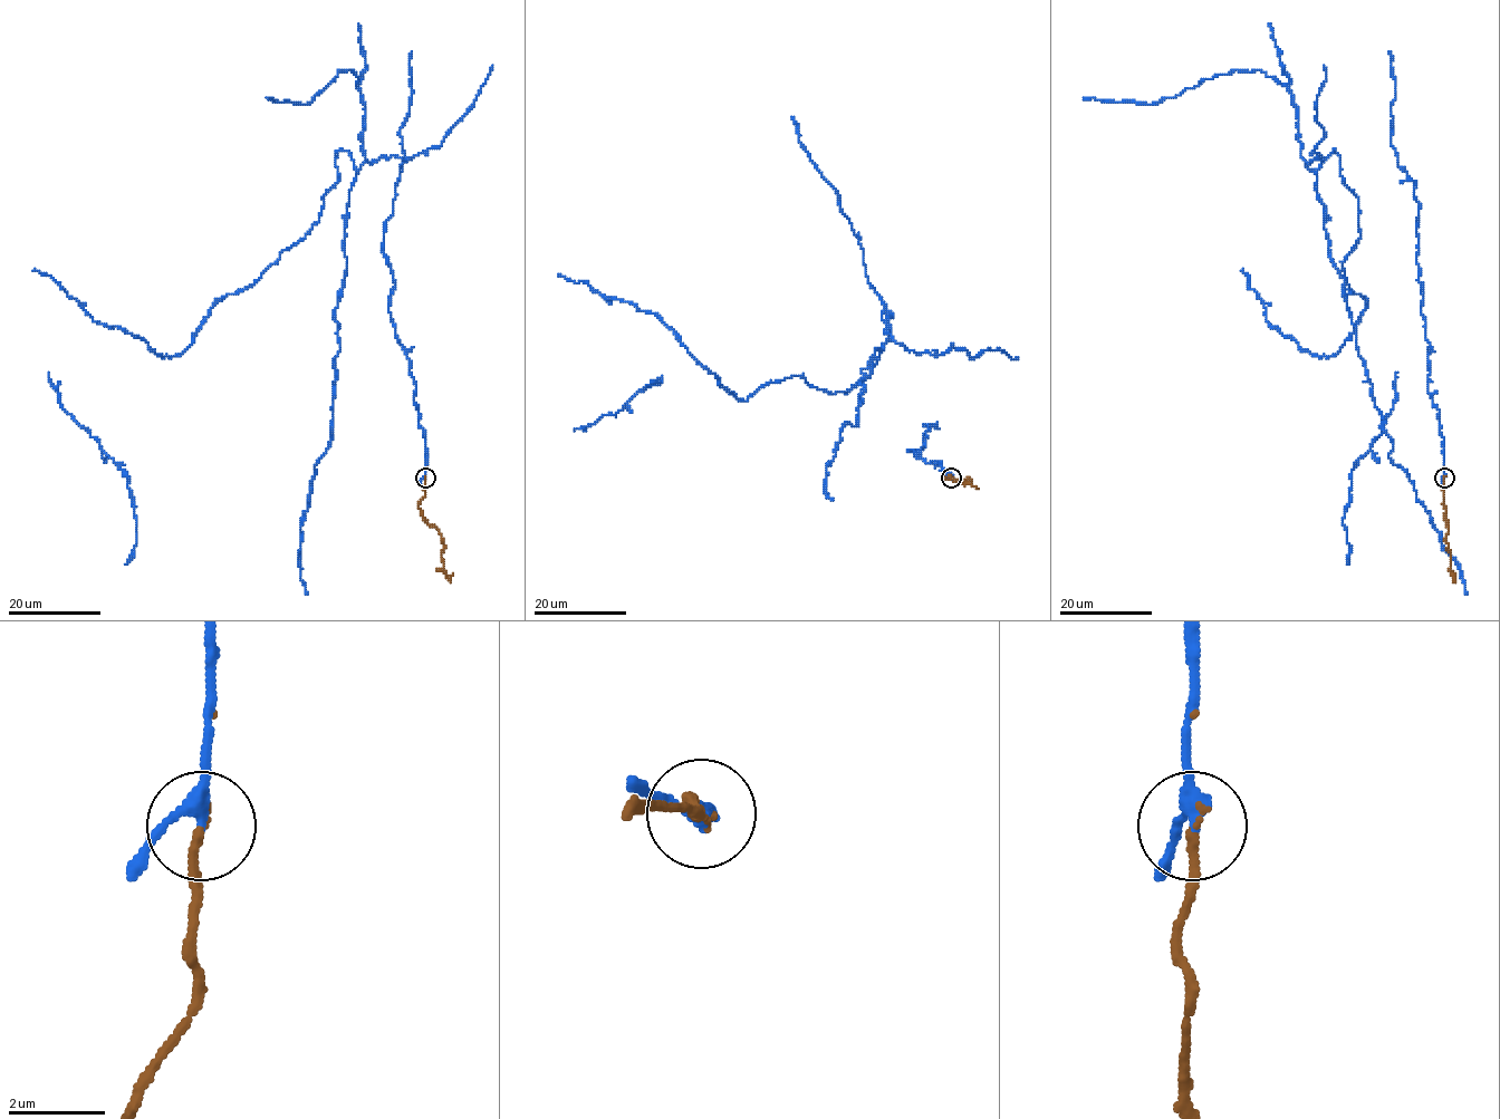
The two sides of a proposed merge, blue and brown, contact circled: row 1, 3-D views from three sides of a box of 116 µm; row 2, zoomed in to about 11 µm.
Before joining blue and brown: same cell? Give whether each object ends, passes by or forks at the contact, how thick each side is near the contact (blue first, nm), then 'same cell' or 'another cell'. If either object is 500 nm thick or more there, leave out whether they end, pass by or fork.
blue passes by; brown ends; calibres 280 and 180 nm; same cell

